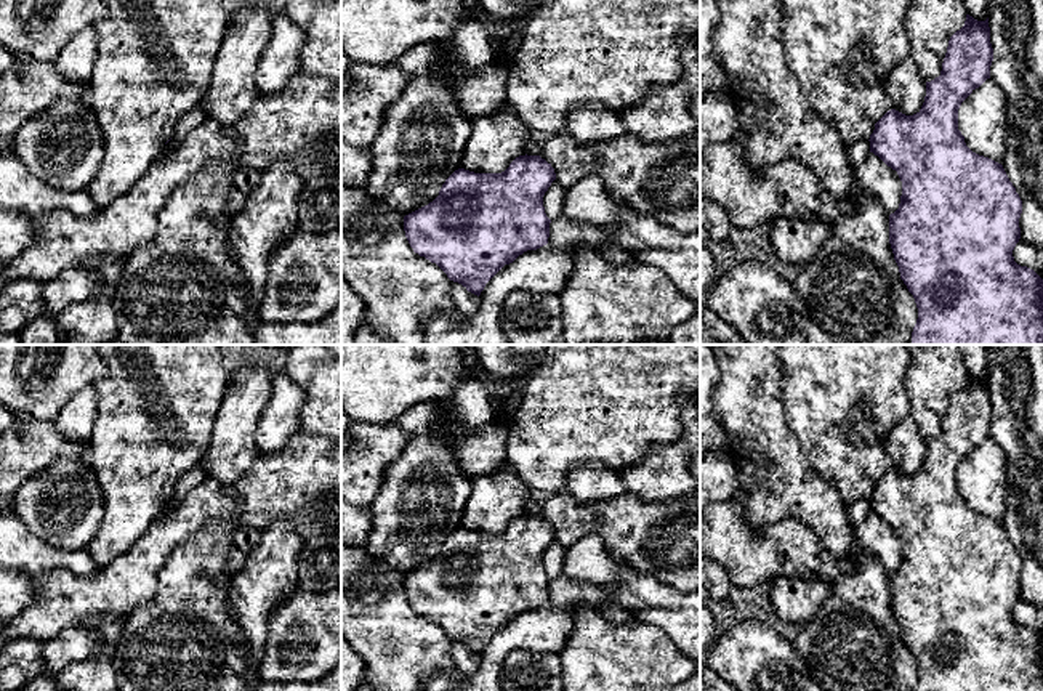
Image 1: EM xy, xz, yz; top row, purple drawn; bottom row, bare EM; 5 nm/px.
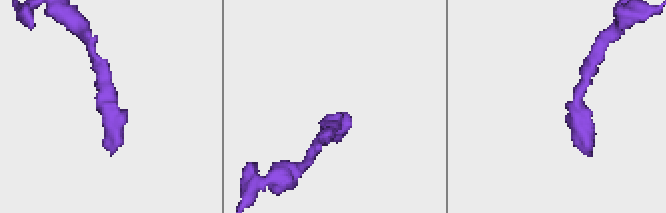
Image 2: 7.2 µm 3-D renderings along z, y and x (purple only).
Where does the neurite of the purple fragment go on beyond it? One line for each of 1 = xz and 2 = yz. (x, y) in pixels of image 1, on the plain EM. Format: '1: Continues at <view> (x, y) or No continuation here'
1: No continuation here
2: No continuation here

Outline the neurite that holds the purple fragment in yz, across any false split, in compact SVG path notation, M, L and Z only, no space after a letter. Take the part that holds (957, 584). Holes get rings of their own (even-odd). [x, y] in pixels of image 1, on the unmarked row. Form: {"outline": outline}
{"outline": "M966 374L964 385L948 399L940 434L926 441L921 468L913 475L888 470L868 499L870 511L896 529L902 540L899 568L889 574L889 603L900 638L918 667L913 691L1043 691L1043 638L1013 616L1021 598L1022 560L1003 524L973 511L958 489L958 468L990 438L992 420L989 377L977 380Z"}

